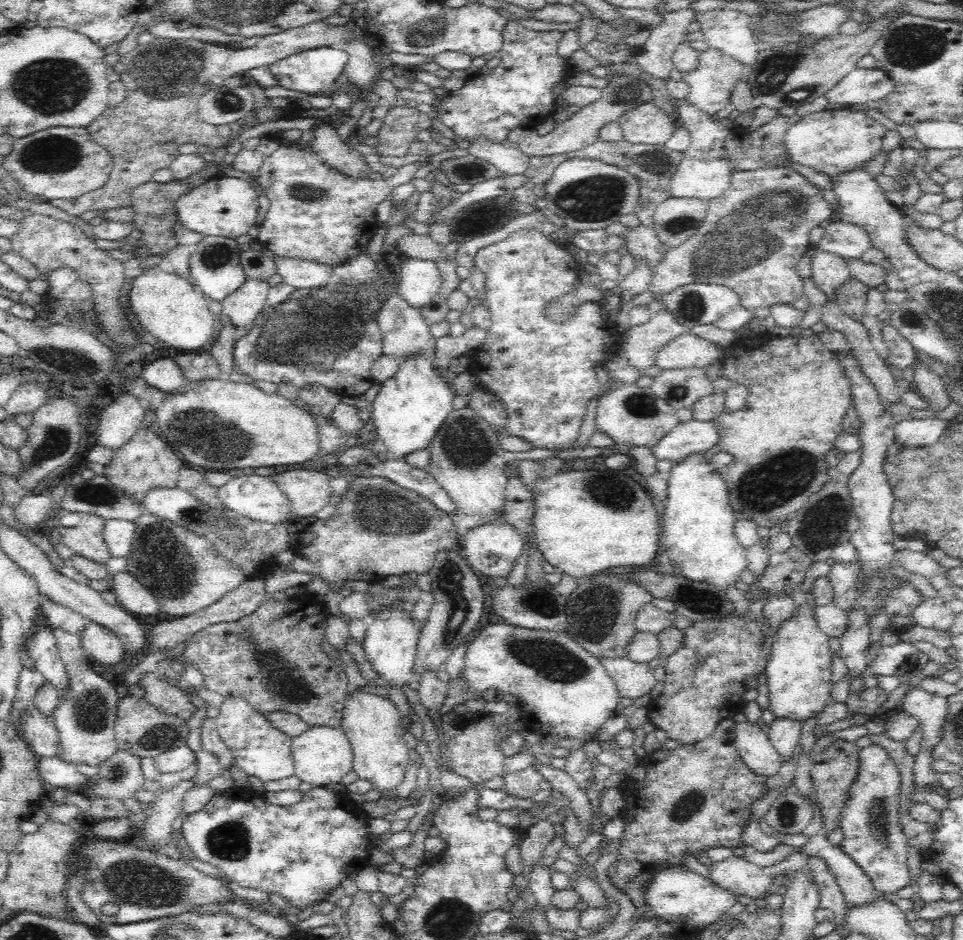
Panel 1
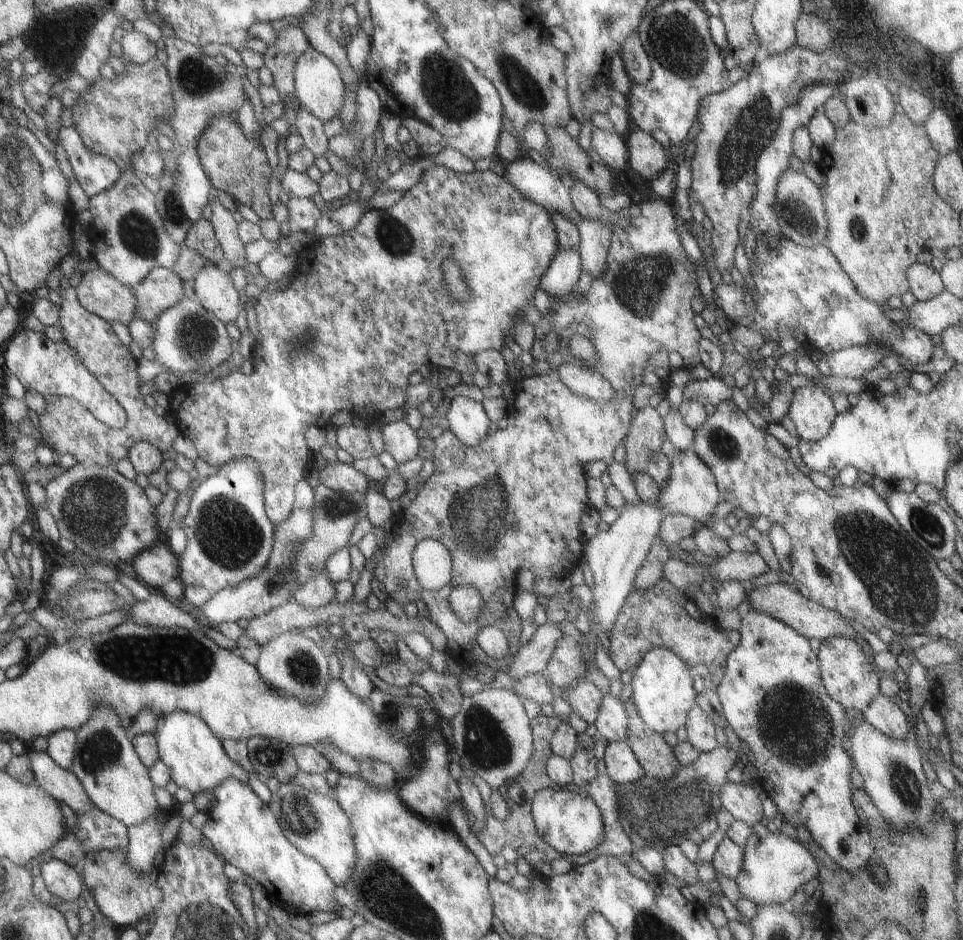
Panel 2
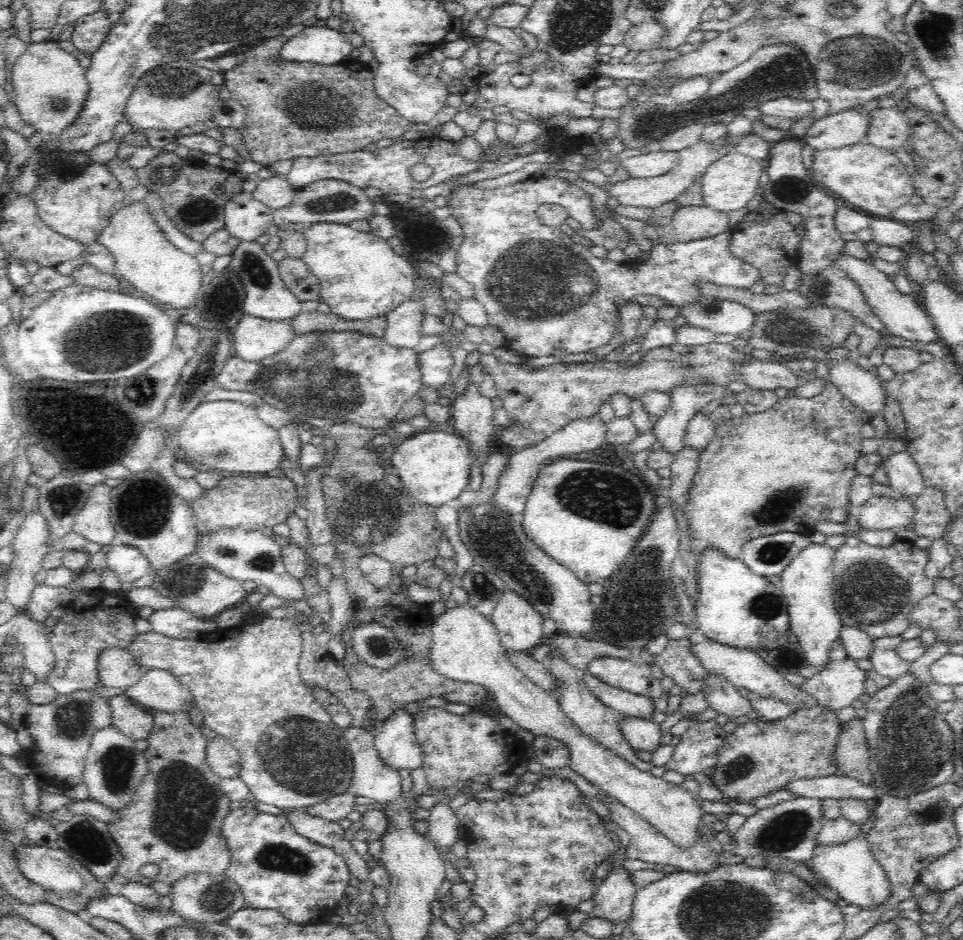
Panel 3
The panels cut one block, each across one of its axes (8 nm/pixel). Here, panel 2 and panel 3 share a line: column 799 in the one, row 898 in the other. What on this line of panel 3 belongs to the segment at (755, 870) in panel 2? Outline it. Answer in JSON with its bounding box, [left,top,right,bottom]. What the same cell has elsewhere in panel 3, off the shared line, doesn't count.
[810,836,890,910]

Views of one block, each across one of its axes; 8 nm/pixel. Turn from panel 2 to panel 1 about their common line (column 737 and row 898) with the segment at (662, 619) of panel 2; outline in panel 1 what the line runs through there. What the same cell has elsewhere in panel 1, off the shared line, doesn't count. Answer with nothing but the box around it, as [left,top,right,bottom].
[608,718,768,914]

